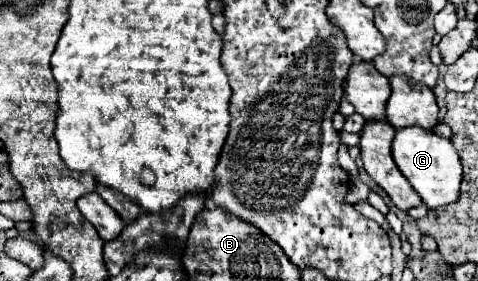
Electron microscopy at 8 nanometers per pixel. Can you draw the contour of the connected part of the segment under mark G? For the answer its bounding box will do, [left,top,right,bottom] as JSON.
[392,126,462,208]

